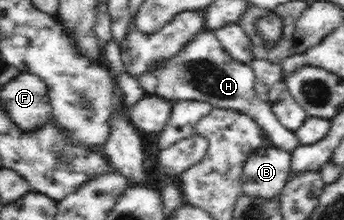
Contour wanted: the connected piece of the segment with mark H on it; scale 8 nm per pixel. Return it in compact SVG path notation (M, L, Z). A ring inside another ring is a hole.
M205 29L181 57L173 56L169 67L158 68L157 73L145 73L145 77L136 77L146 95L159 95L172 102L178 100L210 102L213 108L237 110L251 117L257 123L271 145L288 152L300 145L297 134L281 126L281 121L273 113L267 100L254 90L255 74L248 64L230 56L212 30Z

